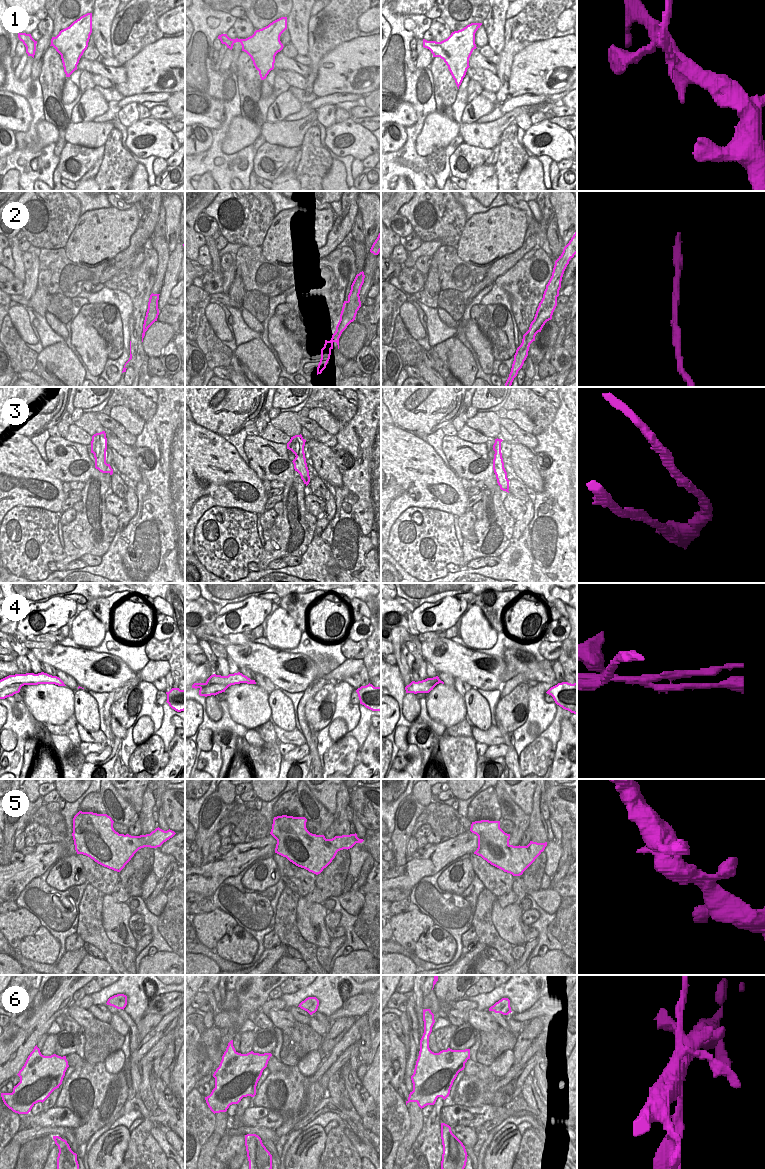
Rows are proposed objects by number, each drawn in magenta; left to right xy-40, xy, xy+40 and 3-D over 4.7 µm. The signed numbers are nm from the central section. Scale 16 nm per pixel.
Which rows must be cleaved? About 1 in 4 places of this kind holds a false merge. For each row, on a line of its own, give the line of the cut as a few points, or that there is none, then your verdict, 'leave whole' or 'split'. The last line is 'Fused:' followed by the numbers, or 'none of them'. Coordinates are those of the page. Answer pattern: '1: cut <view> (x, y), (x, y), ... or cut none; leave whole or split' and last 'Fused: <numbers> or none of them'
1: cut xy (239, 39), (237, 41); split
2: cut none; leave whole
3: cut none; leave whole
4: cut xy (230, 685), (210, 684), (200, 688); split
5: cut none; leave whole
6: cut none; leave whole
Fused: 1, 4

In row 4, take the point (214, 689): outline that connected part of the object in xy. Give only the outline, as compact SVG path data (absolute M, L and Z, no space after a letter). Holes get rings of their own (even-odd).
M213 684L210 686L202 687L199 690L199 695L200 696L211 696L211 695L217 695L219 693L225 692L225 690L229 687L230 685L225 685L225 684Z

